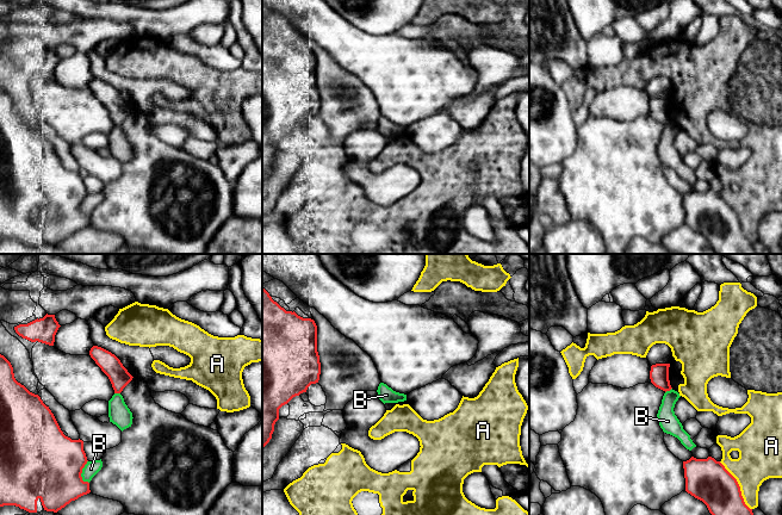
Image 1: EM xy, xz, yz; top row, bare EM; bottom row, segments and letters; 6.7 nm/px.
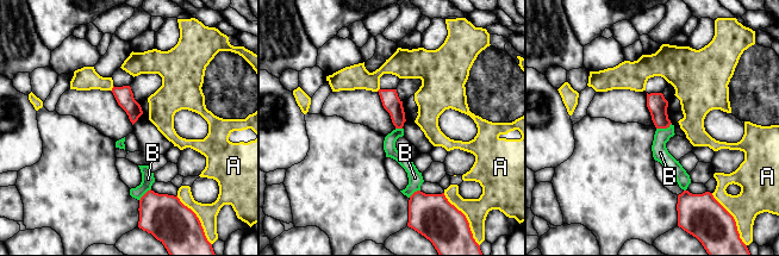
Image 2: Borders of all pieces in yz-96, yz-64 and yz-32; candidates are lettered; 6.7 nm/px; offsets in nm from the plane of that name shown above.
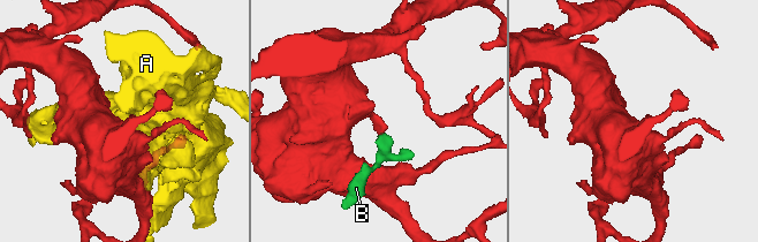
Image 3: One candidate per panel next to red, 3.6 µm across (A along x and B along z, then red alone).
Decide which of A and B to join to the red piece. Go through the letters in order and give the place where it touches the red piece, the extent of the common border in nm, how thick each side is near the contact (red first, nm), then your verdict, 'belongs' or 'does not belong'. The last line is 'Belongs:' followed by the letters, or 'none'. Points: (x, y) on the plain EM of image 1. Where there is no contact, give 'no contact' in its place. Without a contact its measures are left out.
A: yz (738, 218) | 400 nm | 280/280 nm | does not belong
B: xy (81, 205) | 160 nm | 480/100 nm | does not belong
Belongs: none

